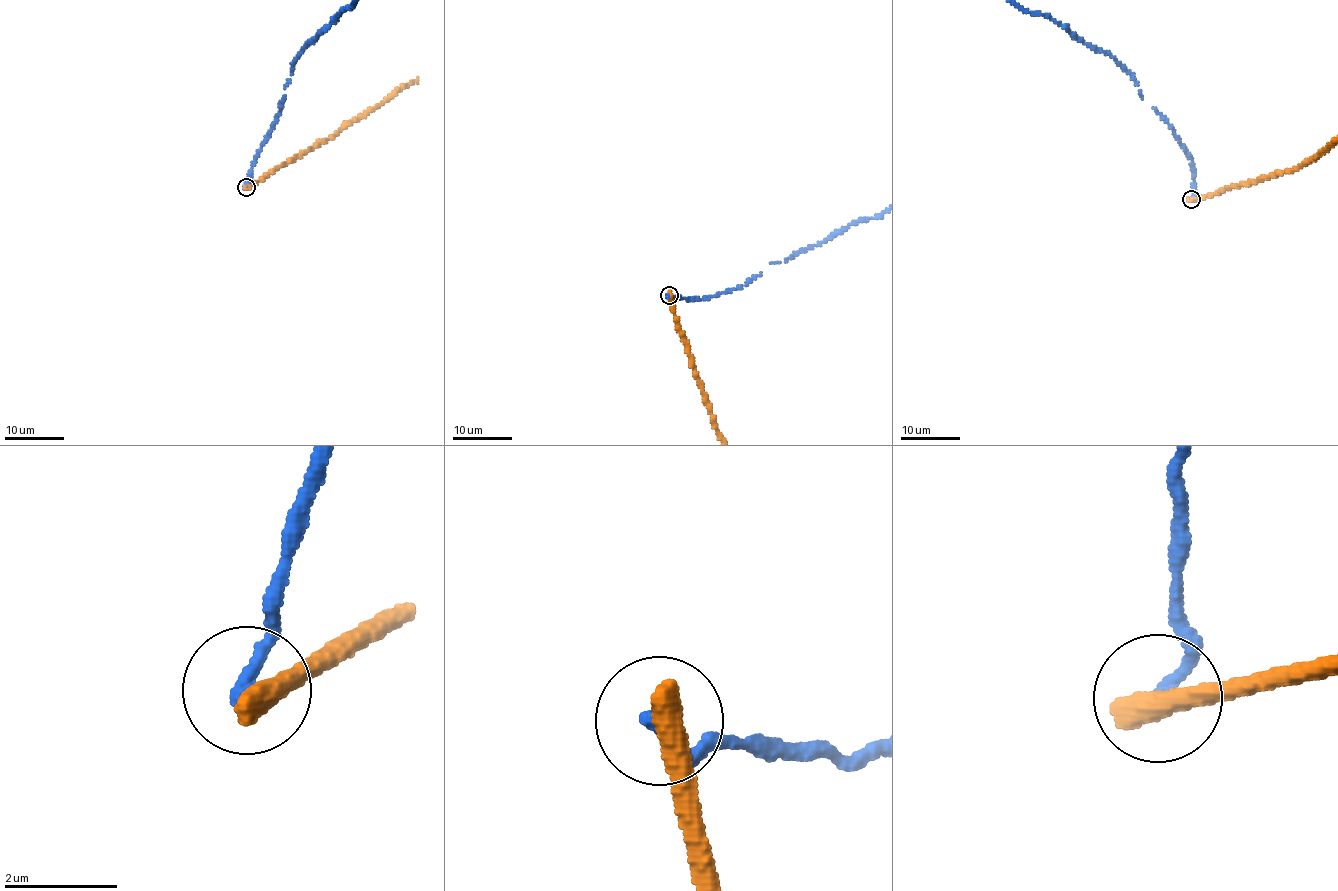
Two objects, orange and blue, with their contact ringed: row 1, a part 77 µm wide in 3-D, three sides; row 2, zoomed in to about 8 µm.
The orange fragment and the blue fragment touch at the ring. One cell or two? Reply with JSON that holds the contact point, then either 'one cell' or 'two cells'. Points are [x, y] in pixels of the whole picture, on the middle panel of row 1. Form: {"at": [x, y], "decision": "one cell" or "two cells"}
{"at": [669, 295], "decision": "two cells"}

